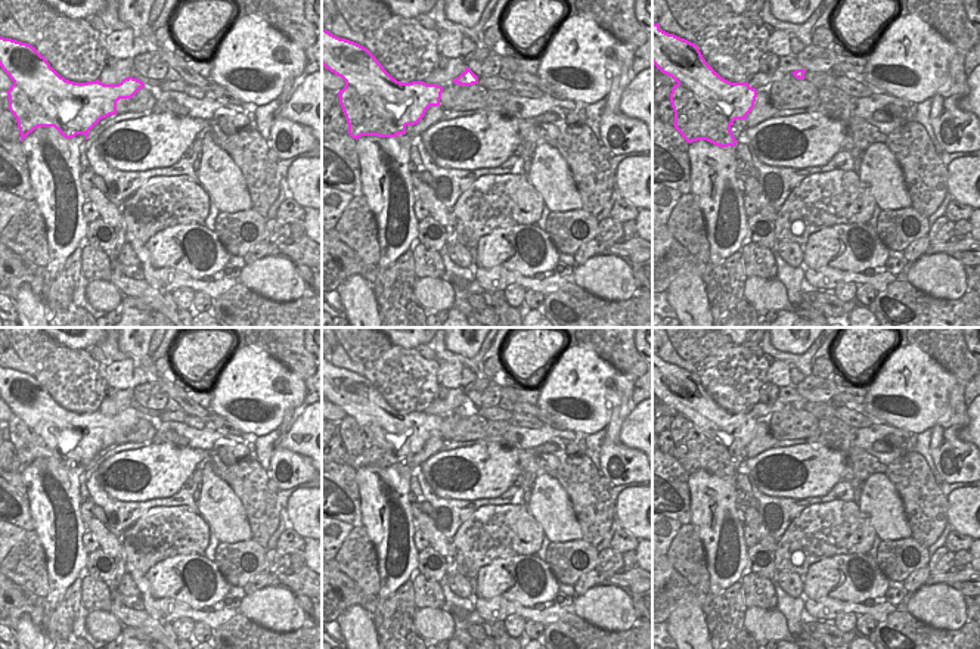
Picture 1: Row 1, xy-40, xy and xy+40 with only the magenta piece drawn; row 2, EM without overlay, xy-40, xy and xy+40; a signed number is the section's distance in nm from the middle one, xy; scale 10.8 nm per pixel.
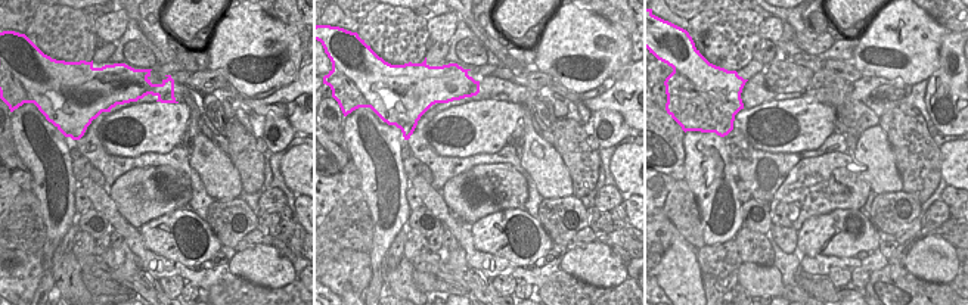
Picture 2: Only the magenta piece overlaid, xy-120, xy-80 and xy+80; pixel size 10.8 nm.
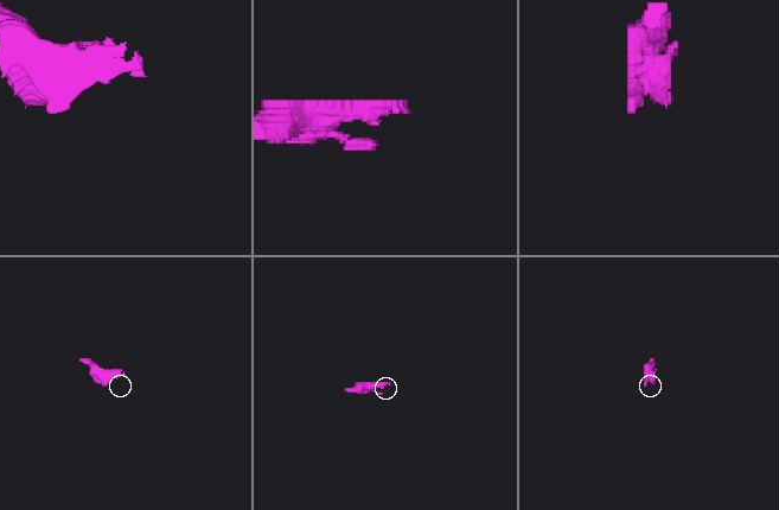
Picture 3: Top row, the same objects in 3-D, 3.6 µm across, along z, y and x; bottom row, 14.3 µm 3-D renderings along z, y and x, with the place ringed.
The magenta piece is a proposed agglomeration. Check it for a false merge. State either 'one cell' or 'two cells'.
two cells

